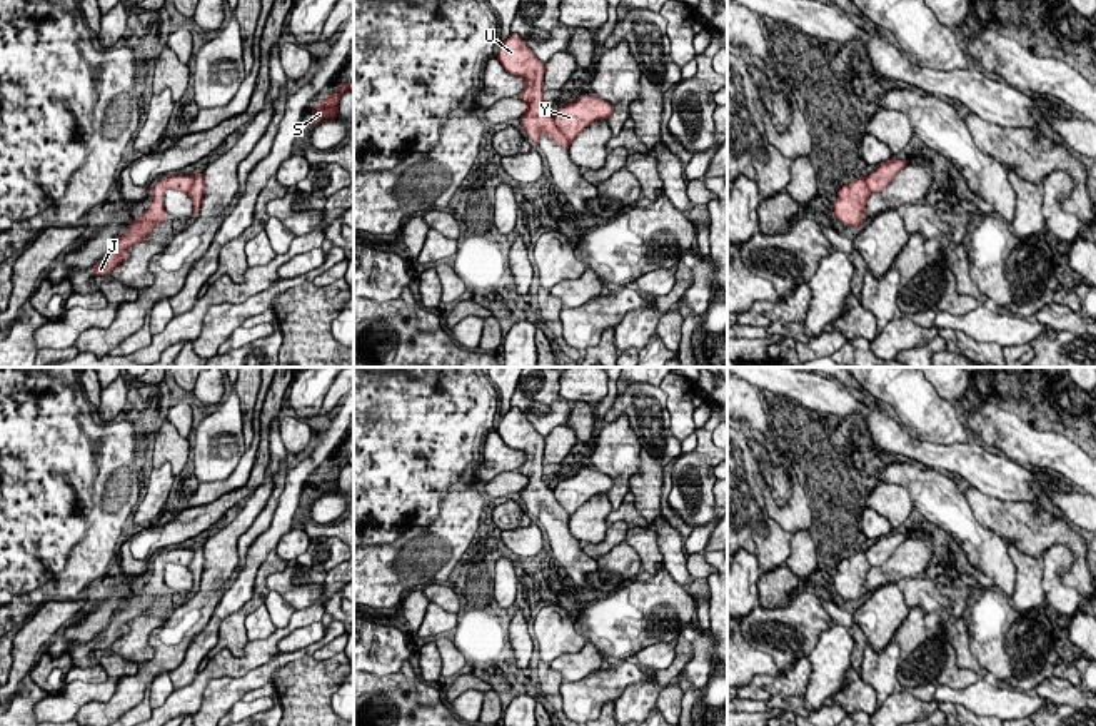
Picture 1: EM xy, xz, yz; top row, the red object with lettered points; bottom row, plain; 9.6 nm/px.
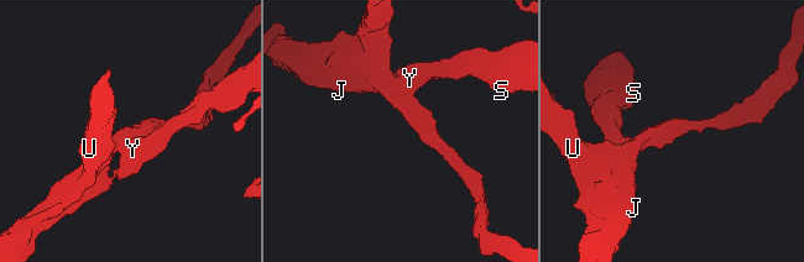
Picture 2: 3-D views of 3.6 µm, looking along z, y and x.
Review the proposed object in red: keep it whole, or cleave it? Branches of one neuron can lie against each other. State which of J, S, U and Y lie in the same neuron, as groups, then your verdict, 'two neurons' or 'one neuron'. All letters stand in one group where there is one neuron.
groups J S U Y; one neuron

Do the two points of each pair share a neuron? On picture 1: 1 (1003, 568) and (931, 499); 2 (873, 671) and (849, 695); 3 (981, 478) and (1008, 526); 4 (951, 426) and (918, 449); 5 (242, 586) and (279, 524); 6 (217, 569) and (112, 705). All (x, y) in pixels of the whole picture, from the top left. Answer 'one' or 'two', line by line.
1: one
2: two
3: two
4: two
5: one
6: one

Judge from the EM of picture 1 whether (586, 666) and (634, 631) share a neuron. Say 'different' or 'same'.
different

